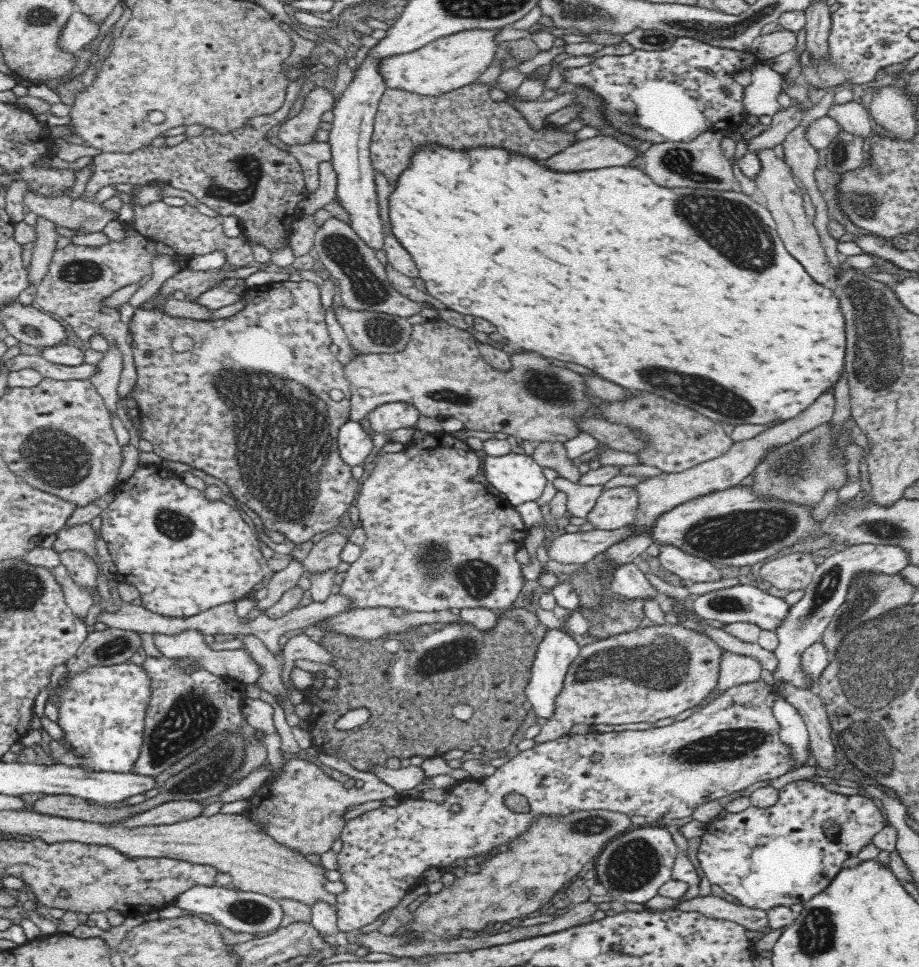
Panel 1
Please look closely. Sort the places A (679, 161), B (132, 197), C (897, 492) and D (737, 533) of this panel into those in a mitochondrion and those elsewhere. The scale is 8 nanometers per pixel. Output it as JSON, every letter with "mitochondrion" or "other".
{"A":"mitochondrion","B":"other","C":"other","D":"mitochondrion"}

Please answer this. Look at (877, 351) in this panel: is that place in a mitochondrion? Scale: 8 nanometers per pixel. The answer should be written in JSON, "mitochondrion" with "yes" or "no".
{"mitochondrion":"yes"}

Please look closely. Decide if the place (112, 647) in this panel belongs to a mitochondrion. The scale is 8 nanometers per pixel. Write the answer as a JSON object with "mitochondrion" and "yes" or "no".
{"mitochondrion":"yes"}

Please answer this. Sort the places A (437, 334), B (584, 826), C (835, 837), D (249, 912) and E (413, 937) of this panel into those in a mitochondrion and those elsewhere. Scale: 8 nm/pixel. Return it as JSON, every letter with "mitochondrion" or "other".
{"A":"other","B":"mitochondrion","C":"other","D":"mitochondrion","E":"mitochondrion"}

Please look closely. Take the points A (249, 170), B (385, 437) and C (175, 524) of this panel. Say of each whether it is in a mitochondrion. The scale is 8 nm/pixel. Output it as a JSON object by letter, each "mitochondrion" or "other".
{"A":"mitochondrion","B":"other","C":"mitochondrion"}

